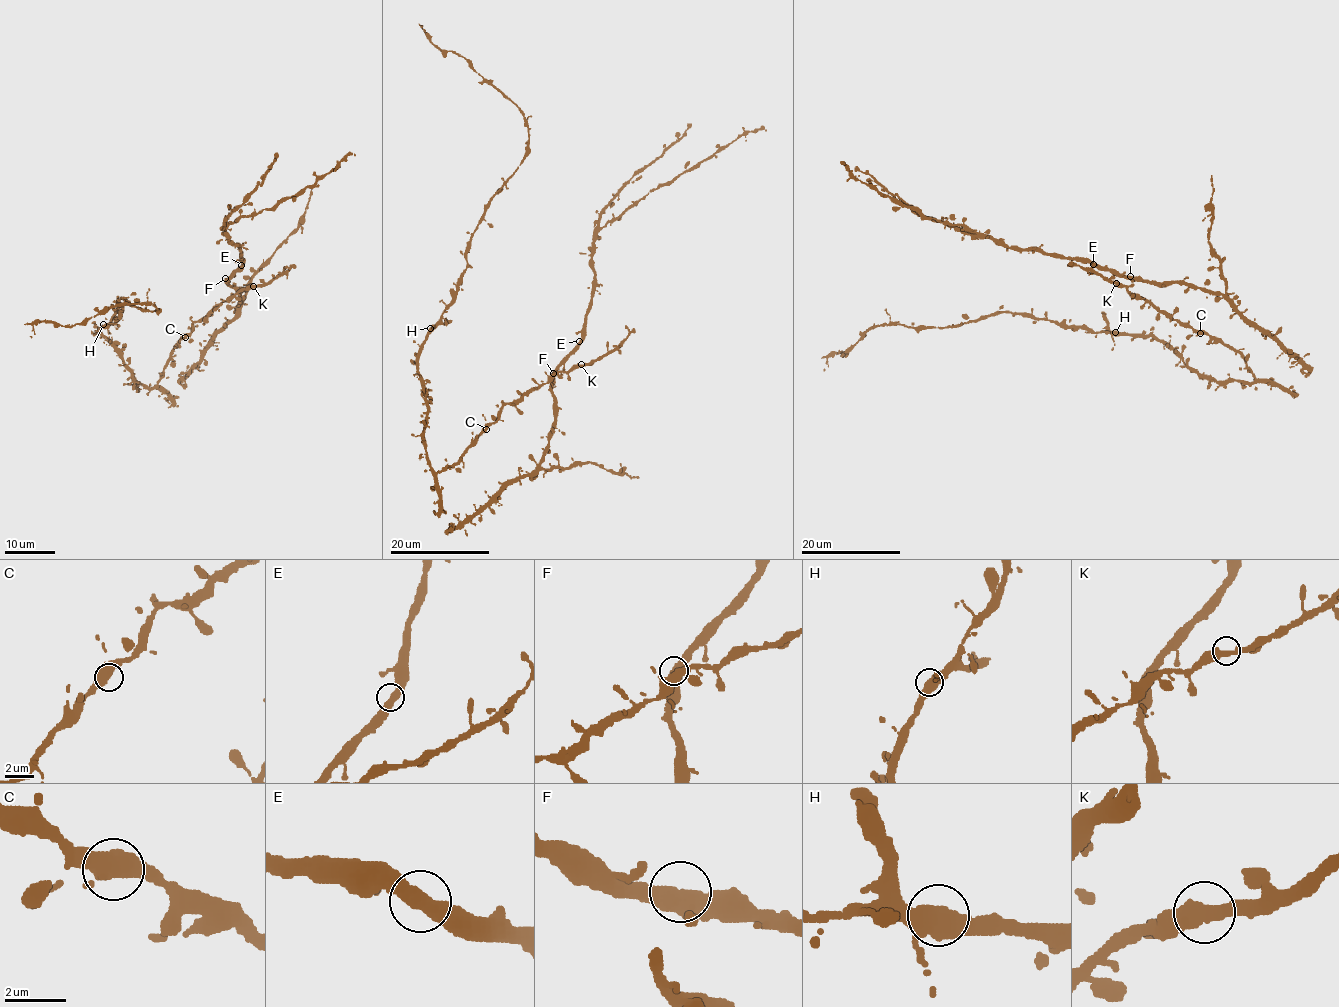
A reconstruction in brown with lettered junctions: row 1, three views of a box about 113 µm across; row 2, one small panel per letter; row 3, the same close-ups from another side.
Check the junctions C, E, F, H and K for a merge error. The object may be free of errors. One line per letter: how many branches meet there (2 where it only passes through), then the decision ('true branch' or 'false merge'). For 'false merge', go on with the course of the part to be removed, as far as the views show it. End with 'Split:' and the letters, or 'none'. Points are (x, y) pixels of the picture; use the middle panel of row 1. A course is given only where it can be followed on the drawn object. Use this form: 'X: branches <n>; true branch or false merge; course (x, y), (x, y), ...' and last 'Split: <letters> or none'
C: branches 2; true branch
E: branches 2; true branch
F: branches 2; true branch
H: branches 2; true branch
K: branches 2; true branch
Split: none

